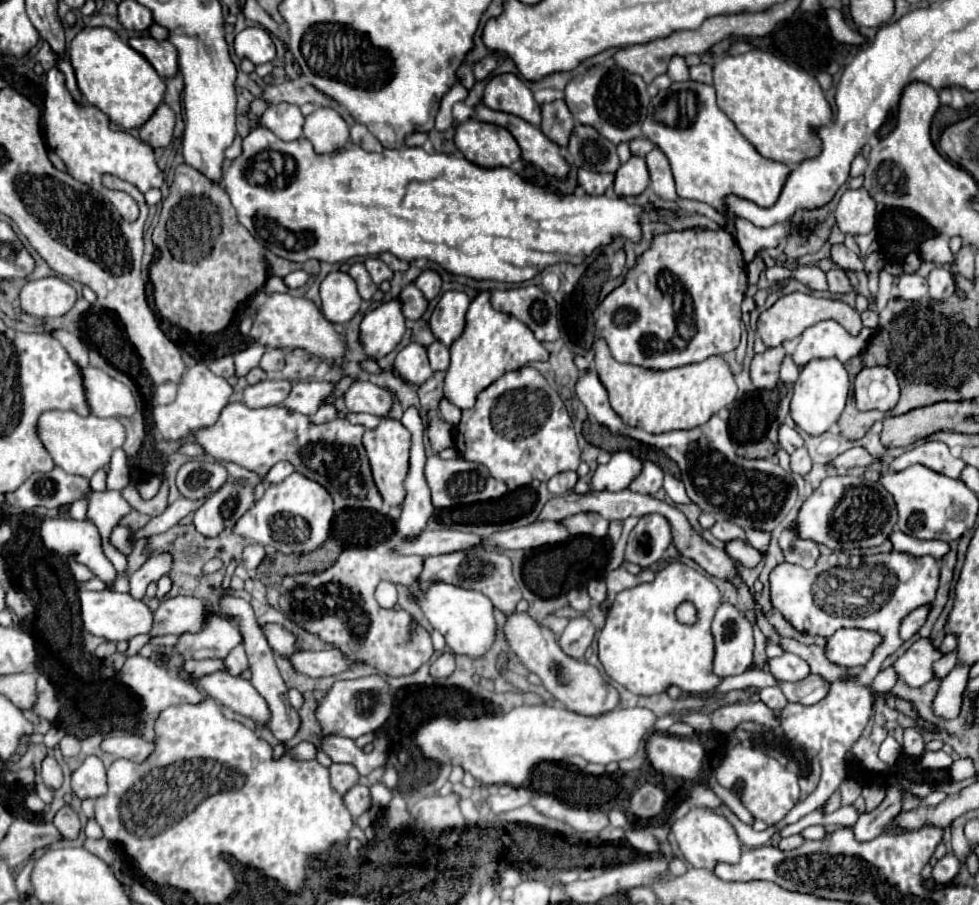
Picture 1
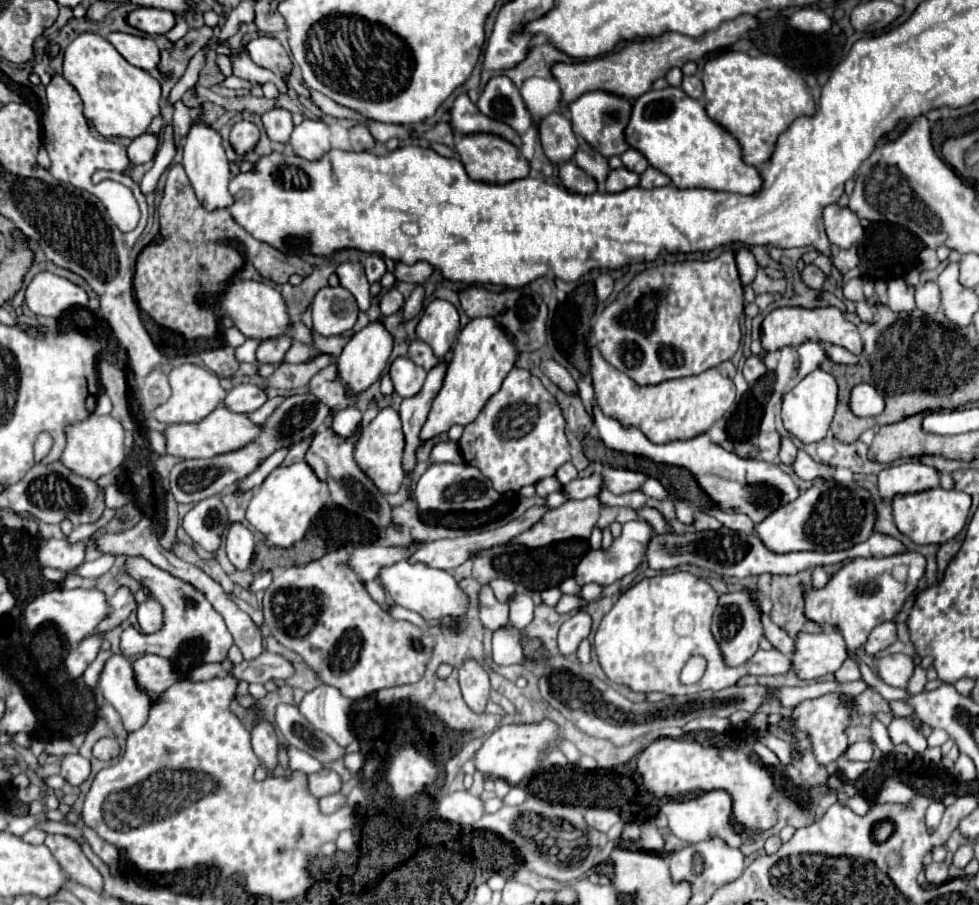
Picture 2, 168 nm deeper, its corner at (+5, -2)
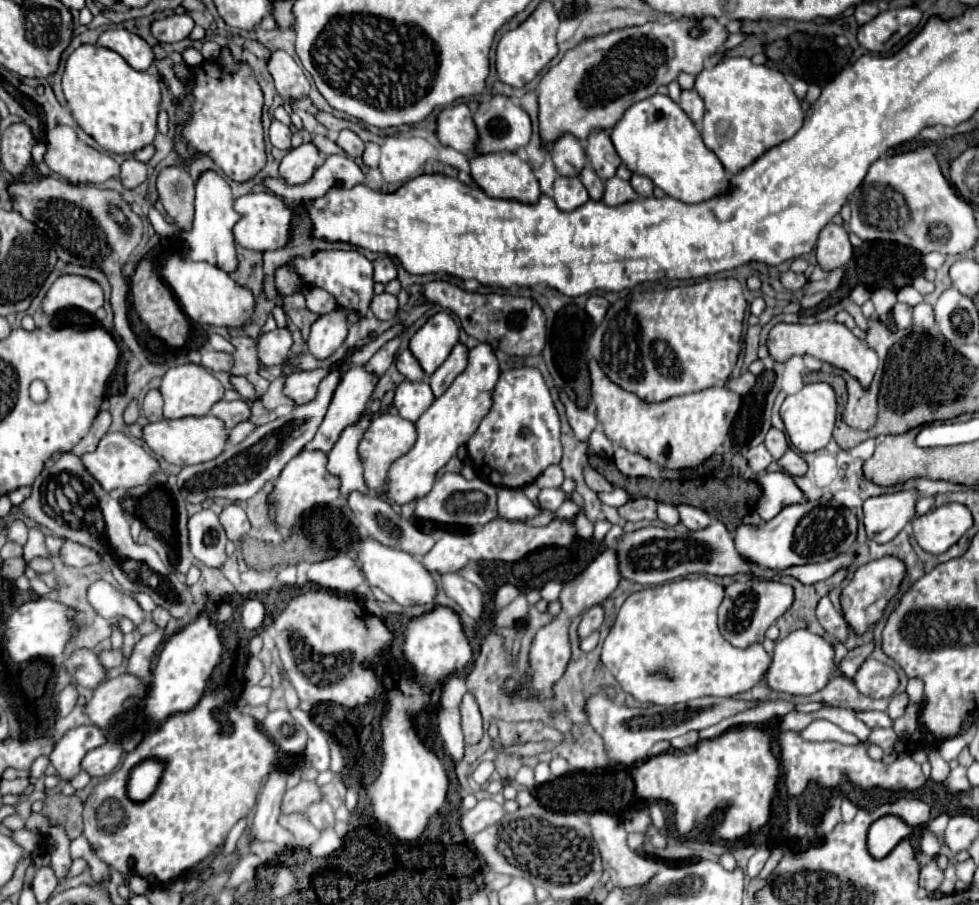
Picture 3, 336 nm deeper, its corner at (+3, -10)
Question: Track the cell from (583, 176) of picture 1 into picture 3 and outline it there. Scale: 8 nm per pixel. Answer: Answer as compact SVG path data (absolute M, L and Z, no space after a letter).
M557 177L553 191L553 199L563 211L573 211L589 201L587 189L579 177Z

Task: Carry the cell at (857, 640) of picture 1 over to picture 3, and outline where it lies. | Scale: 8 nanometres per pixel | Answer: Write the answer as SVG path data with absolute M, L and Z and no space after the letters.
M797 629L791 631L785 639L777 641L773 663L765 675L765 683L775 689L789 695L813 695L821 691L835 673L835 649L829 641L825 641L821 635L811 633L809 629Z

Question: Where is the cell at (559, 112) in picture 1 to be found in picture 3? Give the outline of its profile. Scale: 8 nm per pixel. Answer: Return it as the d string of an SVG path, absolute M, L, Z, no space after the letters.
M563 133L557 141L551 143L549 155L557 173L565 177L577 177L587 161L583 143L571 133Z

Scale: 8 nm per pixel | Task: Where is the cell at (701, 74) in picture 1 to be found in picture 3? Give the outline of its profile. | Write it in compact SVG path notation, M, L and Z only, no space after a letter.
M685 89L685 91L681 91L681 101L679 101L679 105L685 109L685 113L699 125L701 123L701 119L703 119L703 113L705 113L705 103L703 103L703 99L699 97L699 93L695 91L695 89Z

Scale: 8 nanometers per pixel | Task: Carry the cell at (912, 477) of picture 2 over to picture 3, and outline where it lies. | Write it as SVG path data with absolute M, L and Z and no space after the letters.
M901 489L867 499L863 503L867 535L877 543L891 541L915 517L917 497L917 489Z

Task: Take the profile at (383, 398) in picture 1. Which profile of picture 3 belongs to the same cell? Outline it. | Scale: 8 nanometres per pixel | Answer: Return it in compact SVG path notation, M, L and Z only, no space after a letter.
M313 369L313 371L301 371L291 373L285 381L285 395L291 397L297 405L305 405L315 399L317 387L321 379L327 375L327 369Z

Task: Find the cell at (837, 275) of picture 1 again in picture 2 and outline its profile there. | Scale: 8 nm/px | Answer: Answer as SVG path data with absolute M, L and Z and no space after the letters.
M811 263L811 265L805 265L805 269L801 271L801 279L803 279L803 283L805 283L807 287L819 289L819 287L823 285L823 281L825 281L825 273Z

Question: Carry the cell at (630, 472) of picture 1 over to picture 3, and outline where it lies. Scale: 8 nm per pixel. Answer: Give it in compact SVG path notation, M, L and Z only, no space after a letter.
M543 489L541 491L541 495L539 495L539 503L541 503L541 507L547 507L549 511L557 511L561 505L563 505L563 501L567 501L569 499L569 493L565 493L563 489Z

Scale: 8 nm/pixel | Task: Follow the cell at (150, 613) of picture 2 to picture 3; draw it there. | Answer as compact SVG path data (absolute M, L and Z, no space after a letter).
M95 581L91 587L89 587L89 593L87 593L87 599L89 603L93 605L93 609L107 617L107 619L113 619L113 617L127 617L133 621L135 627L139 627L145 619L147 619L147 613L141 609L141 605L129 597L129 595L123 595L119 593L117 589L113 589L109 583L105 581Z

